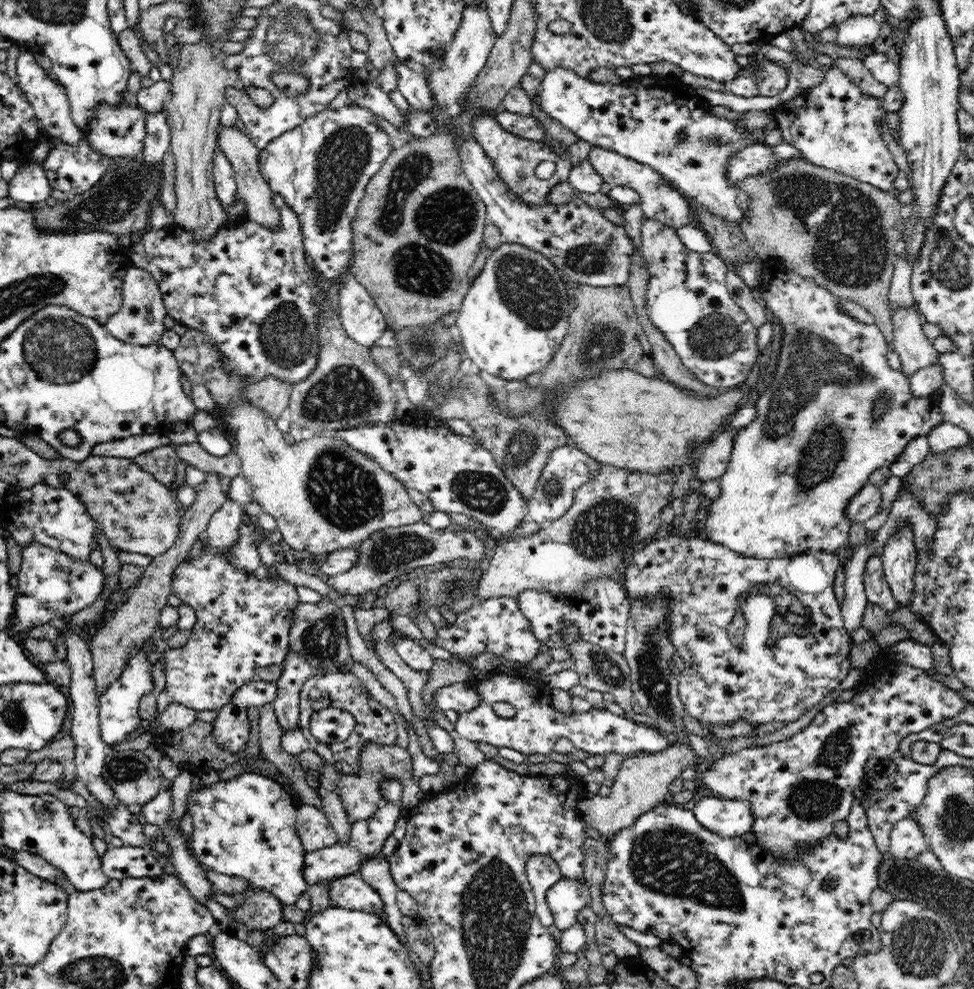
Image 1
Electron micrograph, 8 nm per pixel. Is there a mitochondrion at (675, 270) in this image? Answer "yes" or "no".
no

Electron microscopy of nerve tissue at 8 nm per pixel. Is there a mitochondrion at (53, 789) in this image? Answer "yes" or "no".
no

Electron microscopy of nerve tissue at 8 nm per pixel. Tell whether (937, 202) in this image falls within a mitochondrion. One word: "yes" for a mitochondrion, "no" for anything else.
no

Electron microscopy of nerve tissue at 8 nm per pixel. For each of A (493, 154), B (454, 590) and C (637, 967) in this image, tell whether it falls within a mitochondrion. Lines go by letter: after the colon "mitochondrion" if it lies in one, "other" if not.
A: other
B: mitochondrion
C: other

